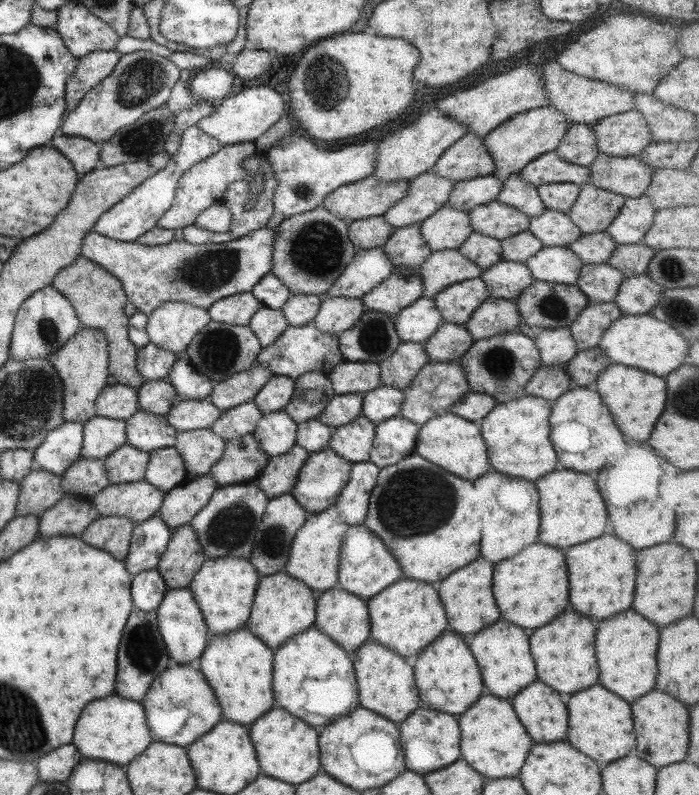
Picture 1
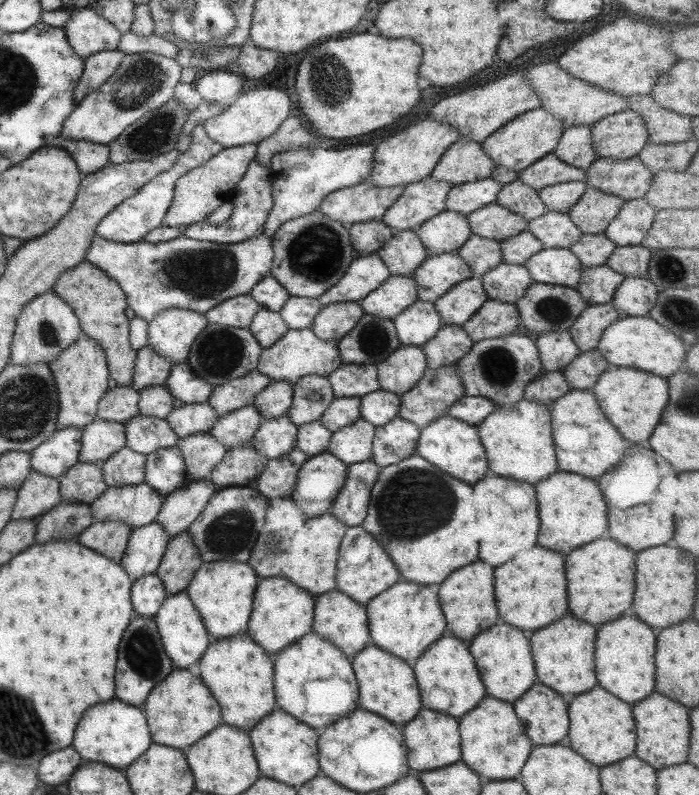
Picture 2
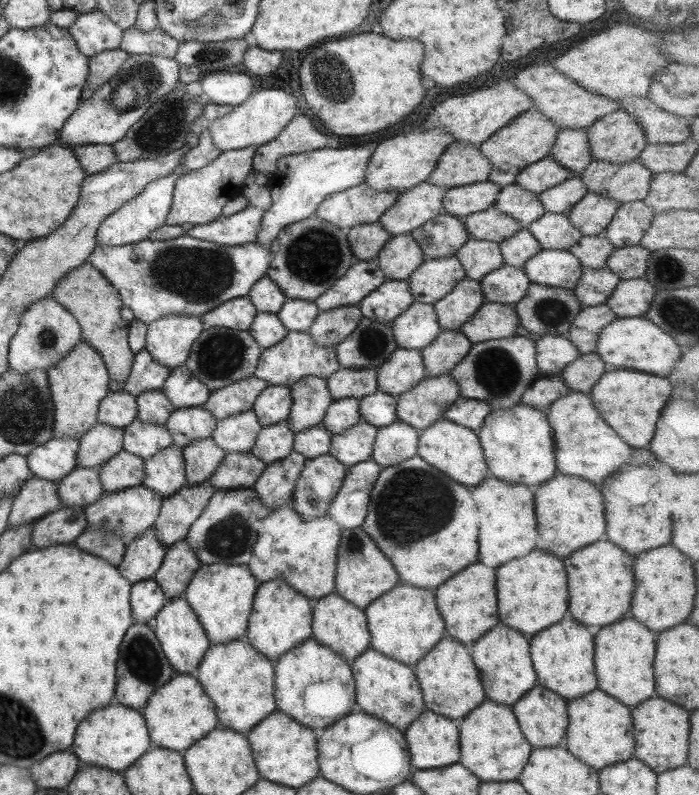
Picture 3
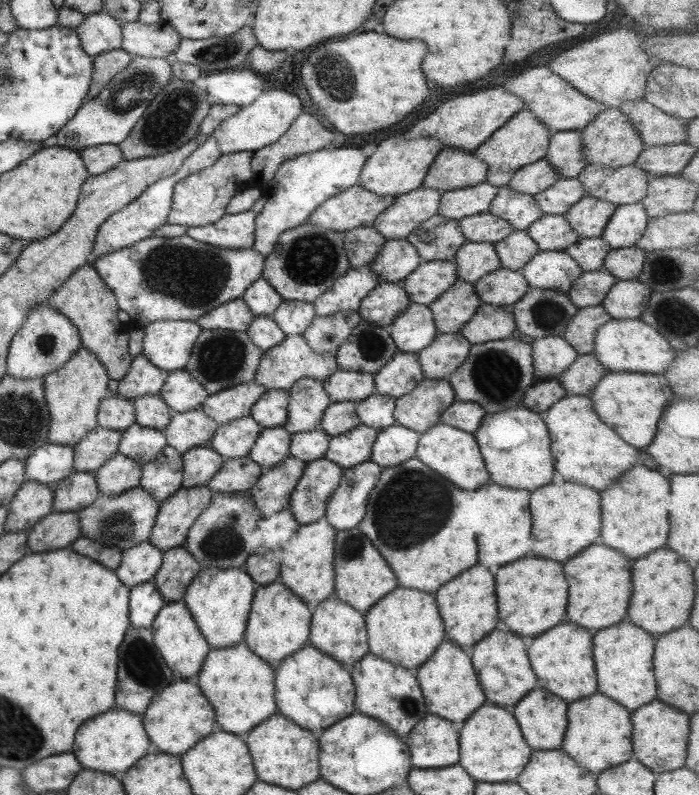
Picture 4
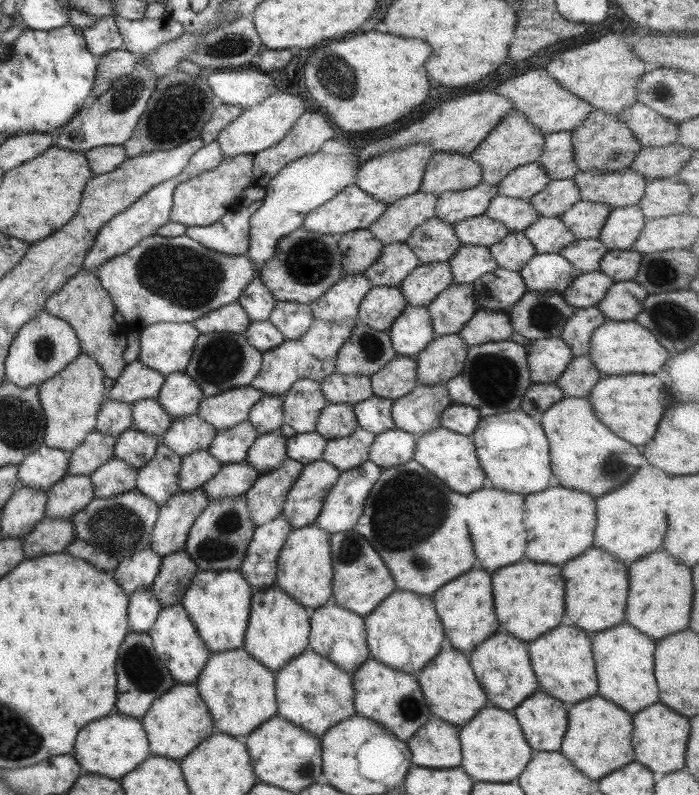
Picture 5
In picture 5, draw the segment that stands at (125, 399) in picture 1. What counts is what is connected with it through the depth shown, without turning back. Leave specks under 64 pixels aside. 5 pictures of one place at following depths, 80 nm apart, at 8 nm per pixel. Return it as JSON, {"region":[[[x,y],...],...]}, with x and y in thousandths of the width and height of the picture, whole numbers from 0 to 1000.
{"region":[[[150,501],[139,518],[134,542],[167,550],[189,536],[189,511]]]}

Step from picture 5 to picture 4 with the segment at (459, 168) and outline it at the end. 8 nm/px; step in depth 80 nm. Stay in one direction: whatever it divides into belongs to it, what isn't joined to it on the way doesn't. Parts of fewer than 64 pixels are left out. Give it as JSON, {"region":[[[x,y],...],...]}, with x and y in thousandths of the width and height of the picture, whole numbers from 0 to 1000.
{"region":[[[634,185],[617,203],[602,234],[632,240],[672,235],[694,226],[695,206],[668,189]]]}

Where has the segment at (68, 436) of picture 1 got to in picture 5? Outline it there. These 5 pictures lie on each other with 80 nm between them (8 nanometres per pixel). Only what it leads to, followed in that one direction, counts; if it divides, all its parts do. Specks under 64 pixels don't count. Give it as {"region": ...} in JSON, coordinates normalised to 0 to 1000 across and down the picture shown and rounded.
{"region":[[[60,558],[53,566],[37,571],[24,586],[27,610],[66,620],[77,606],[87,604],[96,595],[97,575],[99,570]]]}

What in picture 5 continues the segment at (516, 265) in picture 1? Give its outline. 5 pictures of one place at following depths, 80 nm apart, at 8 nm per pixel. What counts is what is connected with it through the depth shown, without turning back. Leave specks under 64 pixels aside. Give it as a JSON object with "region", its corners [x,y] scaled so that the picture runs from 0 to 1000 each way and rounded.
{"region":[[[711,336],[675,355],[675,374],[682,387],[727,390],[753,366],[742,343]]]}

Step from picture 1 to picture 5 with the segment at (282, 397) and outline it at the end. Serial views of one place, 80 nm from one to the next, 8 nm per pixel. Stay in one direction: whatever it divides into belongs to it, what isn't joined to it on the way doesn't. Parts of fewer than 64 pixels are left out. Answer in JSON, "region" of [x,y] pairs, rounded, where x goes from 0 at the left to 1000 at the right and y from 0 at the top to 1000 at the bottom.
{"region":[[[378,497],[356,516],[355,531],[368,547],[398,541],[405,531],[403,499]]]}

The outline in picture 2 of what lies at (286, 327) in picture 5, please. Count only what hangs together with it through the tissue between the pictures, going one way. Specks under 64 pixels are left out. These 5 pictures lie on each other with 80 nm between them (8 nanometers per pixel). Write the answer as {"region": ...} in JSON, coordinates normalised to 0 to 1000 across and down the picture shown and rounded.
{"region":[[[416,372],[398,394],[413,415],[443,414],[458,387],[454,375]]]}

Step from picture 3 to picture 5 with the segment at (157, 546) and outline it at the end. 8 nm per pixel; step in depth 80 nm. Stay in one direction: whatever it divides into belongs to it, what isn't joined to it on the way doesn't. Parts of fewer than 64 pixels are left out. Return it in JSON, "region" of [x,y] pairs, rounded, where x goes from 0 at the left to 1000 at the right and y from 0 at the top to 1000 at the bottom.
{"region":[[[212,688],[170,707],[159,718],[159,726],[185,750],[197,740],[217,736],[219,728],[229,716],[230,706],[232,701]]]}

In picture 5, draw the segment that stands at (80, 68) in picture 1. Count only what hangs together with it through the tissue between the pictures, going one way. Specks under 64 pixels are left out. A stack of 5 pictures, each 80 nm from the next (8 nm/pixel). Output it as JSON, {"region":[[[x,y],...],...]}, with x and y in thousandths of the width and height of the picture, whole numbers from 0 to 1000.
{"region":[[[177,62],[162,63],[139,73],[136,101],[126,118],[127,127],[144,121],[172,96],[182,96],[200,75],[199,69]]]}

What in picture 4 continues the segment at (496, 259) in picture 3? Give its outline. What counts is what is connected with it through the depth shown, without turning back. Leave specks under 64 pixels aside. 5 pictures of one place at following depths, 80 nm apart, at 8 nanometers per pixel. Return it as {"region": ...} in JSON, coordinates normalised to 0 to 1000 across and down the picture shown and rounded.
{"region":[[[665,303],[649,319],[657,353],[678,356],[715,336],[715,327],[700,304]]]}

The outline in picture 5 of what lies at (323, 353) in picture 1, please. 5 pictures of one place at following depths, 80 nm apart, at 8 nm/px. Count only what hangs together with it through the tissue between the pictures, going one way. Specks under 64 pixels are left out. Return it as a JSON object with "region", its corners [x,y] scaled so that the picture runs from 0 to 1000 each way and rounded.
{"region":[[[429,426],[406,428],[399,435],[375,444],[371,468],[368,468],[356,484],[372,491],[376,497],[403,499],[422,479],[439,475],[458,481],[469,470],[478,468],[478,460],[478,450],[454,453],[449,448],[445,448],[441,440],[431,433]]]}

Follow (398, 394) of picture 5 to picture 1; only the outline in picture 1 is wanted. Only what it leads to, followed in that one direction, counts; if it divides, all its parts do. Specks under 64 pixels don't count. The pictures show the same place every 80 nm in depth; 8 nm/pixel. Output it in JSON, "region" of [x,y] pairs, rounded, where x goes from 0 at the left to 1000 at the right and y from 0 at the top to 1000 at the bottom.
{"region":[[[572,430],[562,445],[541,457],[544,483],[575,492],[611,455],[604,431]]]}

